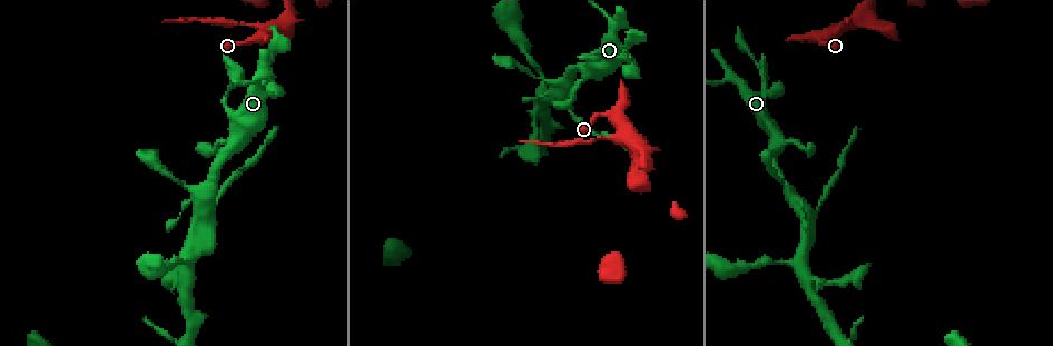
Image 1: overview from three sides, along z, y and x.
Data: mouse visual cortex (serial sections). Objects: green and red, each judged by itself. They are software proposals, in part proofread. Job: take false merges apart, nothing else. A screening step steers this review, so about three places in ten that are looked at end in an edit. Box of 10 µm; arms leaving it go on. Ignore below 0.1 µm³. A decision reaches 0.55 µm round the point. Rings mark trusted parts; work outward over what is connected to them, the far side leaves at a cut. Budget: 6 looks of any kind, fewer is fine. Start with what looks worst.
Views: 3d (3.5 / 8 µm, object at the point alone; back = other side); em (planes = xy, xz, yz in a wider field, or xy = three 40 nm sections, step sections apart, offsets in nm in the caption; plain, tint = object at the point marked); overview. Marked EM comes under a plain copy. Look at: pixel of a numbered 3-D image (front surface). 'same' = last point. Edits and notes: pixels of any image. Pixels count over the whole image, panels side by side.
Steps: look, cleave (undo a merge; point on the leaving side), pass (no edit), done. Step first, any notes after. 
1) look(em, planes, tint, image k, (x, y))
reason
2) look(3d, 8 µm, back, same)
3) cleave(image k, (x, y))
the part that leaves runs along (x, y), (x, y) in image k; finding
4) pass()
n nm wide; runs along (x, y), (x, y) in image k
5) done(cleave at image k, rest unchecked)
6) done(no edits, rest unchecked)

look(3d, 8 µm, image 1, (871, 23))
abrupt turn

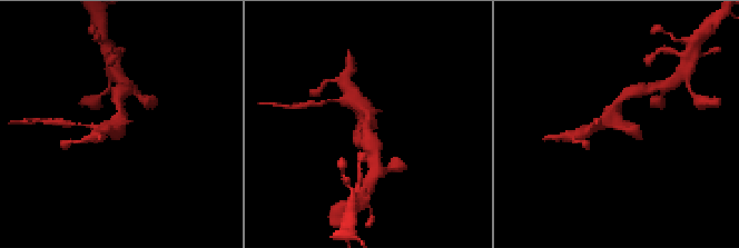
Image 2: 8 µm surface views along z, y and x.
look(em, xy, step 5, tint, same)
shape alone is not enough

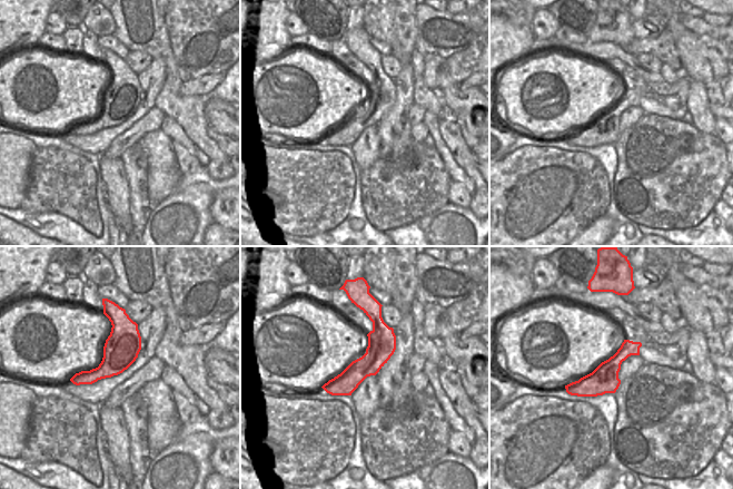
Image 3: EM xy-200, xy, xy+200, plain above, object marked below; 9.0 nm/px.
cleave(image 2, (632, 131))
the part that leaves runs along (617, 124), (632, 130), (642, 139) in image 2; a second cell is stuck on

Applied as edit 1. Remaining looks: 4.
look(overview)
see it whole again

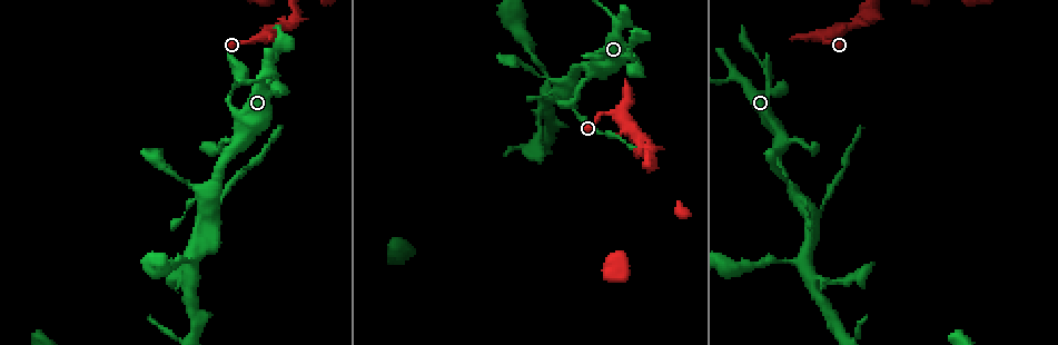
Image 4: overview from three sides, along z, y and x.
look(3d, 3.5 µm, image 4, (231, 145))

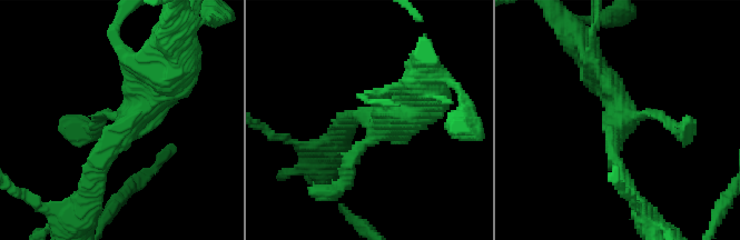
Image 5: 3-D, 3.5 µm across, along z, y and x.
look(em, xy, step 5, tint, image 5, (614, 126))
now the EM

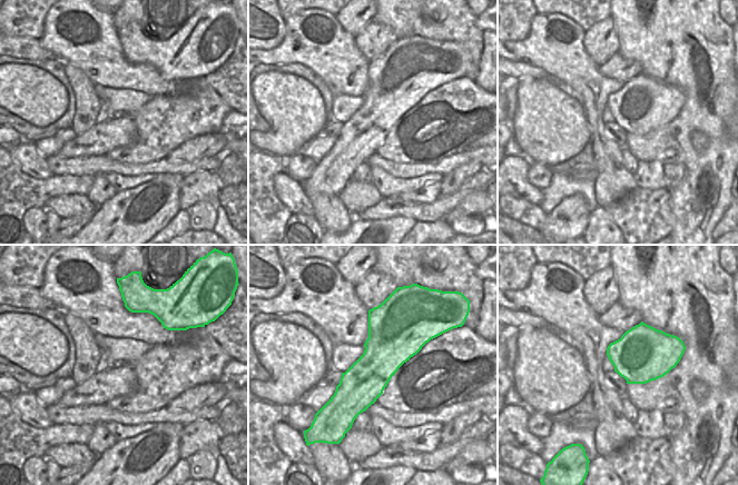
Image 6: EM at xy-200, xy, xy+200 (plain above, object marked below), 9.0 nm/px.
pass()
400 nm wide; runs along (174, 76), (116, 133), (88, 189) in image 5; all the same cell

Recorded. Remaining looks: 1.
done(cleave at image 2, rest unchecked)

